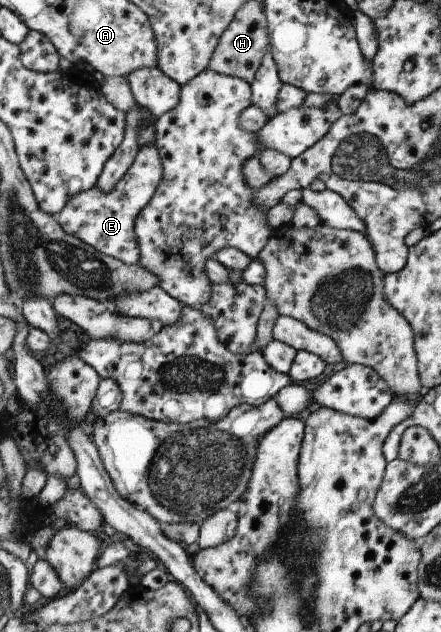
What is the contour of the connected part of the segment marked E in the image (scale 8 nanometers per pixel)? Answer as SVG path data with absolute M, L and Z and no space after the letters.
M147 143L138 148L134 162L127 169L127 173L121 176L109 193L101 193L95 186L77 193L65 202L65 207L61 207L57 215L54 215L55 221L66 234L76 237L95 251L115 258L125 265L137 264L139 248L133 235L133 223L141 207L147 205L159 181L161 181L161 160L157 155L155 144Z

